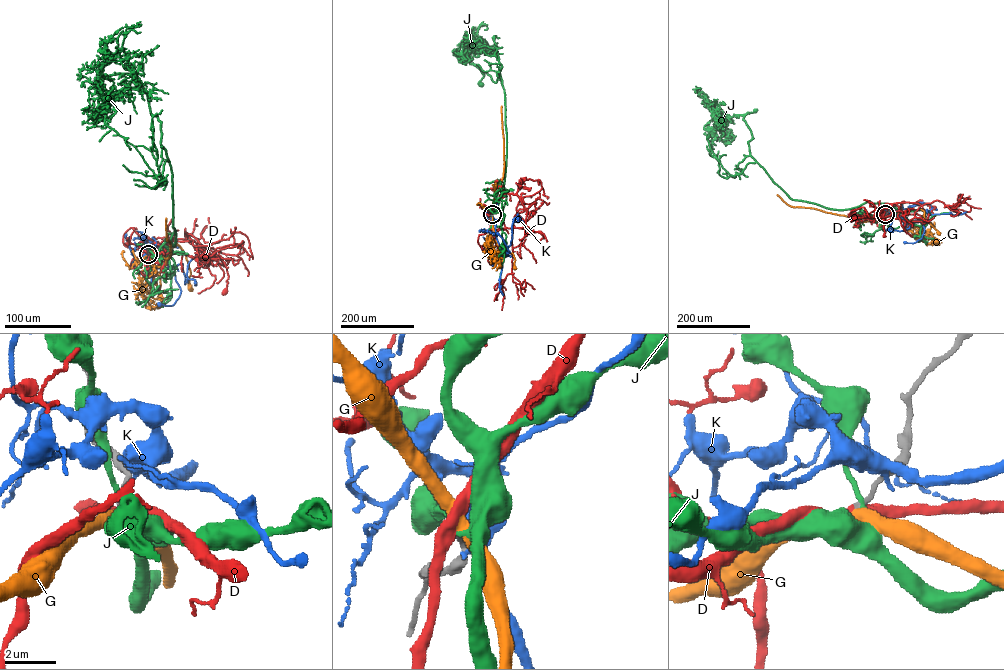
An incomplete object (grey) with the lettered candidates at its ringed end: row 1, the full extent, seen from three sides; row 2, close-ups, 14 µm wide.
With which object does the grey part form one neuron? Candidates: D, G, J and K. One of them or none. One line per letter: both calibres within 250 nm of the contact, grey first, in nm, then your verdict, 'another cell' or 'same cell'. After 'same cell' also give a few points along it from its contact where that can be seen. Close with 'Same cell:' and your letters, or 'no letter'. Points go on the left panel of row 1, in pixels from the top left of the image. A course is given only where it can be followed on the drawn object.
D: calibres 240 and 300 nm; same cell; course (148, 254), (159, 258), (174, 253), (199, 259), (218, 257), (228, 276), (223, 292)
G: calibres 240 and 440 nm; another cell
J: calibres 240 and 180 nm; another cell
K: calibres 280 and 440 nm; another cell
Same cell: D

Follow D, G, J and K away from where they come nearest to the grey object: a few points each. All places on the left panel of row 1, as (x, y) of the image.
D: (148, 254), (159, 258), (174, 253), (199, 259), (218, 257), (228, 276), (223, 292)
G: (148, 254), (153, 265), (159, 265), (176, 243), (185, 255), (190, 270), (189, 288)
J: (148, 254), (161, 249), (174, 230), (170, 240), (175, 244), (172, 172), (161, 144), (161, 123), (128, 65)
K: (149, 253), (154, 253), (156, 268), (174, 269), (181, 290), (171, 305), (159, 304)

